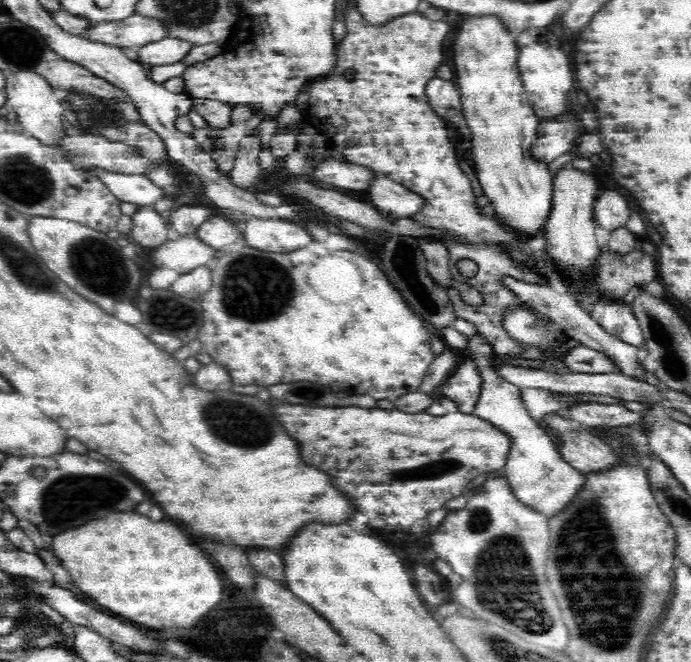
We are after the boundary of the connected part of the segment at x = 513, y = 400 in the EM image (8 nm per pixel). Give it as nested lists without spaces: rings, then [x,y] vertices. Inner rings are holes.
[[[476,333],[469,339],[467,349],[470,350],[471,358],[479,368],[482,379],[481,393],[473,414],[504,431],[513,442],[503,472],[514,496],[521,503],[524,502],[526,507],[547,518],[561,514],[584,488],[587,480],[585,474],[566,463],[556,448],[554,437],[532,418],[520,397],[521,388],[500,378],[498,366],[502,363],[492,345]]]

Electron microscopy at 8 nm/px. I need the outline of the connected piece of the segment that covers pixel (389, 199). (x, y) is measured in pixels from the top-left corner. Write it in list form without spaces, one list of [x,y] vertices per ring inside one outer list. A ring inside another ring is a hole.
[[[376,174],[368,186],[370,202],[373,206],[399,217],[410,217],[416,214],[424,204],[422,196],[394,182],[391,178]]]

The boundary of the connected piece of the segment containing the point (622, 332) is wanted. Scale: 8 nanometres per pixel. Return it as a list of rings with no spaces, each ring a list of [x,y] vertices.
[[[623,301],[600,302],[594,305],[593,317],[610,336],[638,348],[644,346],[645,338],[638,319]]]

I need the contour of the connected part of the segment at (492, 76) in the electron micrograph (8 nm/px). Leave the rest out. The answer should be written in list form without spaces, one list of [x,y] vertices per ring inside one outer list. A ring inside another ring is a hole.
[[[468,16],[464,18],[460,33],[456,38],[456,42],[454,42],[454,60],[452,60],[452,62],[454,62],[454,68],[456,68],[456,73],[454,73],[454,83],[458,87],[463,116],[465,117],[466,124],[471,132],[469,139],[472,144],[471,154],[474,156],[473,161],[475,162],[475,165],[469,171],[473,177],[475,185],[481,194],[486,195],[486,198],[490,199],[490,203],[494,206],[495,216],[499,219],[499,222],[506,228],[509,228],[512,232],[515,232],[515,234],[519,234],[519,236],[523,236],[523,238],[529,240],[544,232],[544,224],[546,224],[548,214],[550,214],[550,210],[552,210],[554,185],[553,176],[550,173],[550,169],[548,169],[548,163],[534,159],[532,153],[530,153],[530,148],[532,148],[533,144],[536,142],[537,130],[541,120],[538,119],[538,116],[534,113],[532,106],[529,104],[528,97],[526,96],[517,67],[517,54],[518,42],[516,36],[515,34],[510,33],[510,31],[506,31],[506,27],[504,27],[499,18],[496,18],[495,16]]]

